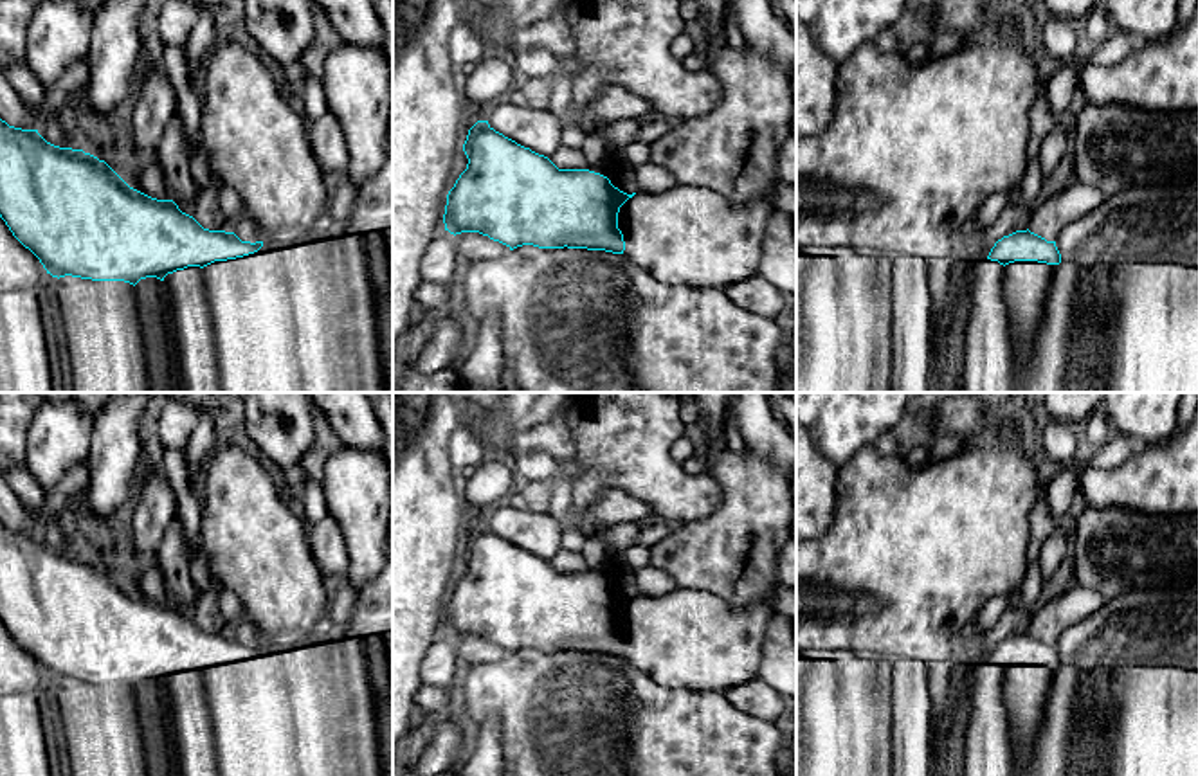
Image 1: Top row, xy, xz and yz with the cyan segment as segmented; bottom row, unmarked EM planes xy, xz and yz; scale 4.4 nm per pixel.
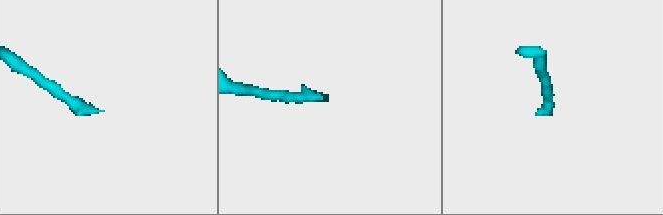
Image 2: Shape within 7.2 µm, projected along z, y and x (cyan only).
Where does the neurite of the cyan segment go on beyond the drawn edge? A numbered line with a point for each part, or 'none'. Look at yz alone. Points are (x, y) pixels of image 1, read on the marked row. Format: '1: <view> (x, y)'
1: yz (1027, 283)

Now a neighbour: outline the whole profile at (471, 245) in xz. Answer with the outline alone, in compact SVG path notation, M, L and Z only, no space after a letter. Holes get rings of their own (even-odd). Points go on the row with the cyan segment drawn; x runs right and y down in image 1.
M461 232L454 236L461 270L476 259L495 259L510 254L510 247L490 239L479 232Z

